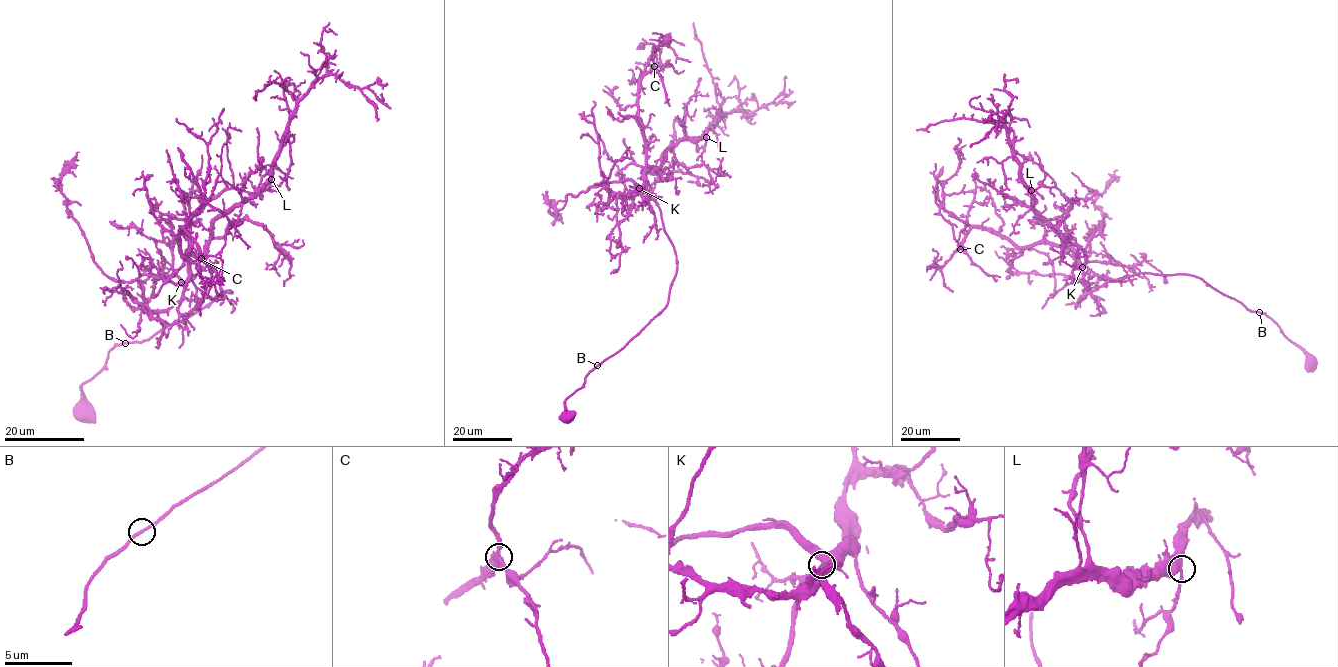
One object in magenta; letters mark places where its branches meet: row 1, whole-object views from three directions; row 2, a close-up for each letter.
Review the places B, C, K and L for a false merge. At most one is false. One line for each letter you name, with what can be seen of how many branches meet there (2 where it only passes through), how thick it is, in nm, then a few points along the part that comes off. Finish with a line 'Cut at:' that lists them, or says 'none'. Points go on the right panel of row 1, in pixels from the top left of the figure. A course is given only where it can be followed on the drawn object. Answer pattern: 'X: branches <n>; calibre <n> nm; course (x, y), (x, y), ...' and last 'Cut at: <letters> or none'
Cut at: none

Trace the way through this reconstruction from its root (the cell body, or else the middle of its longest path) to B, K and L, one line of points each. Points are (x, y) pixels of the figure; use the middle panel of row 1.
B: (566, 418), (565, 401), (583, 385), (586, 375), (597, 365)
K: (566, 418), (565, 401), (586, 375), (668, 302), (674, 248), (658, 204), (646, 186), (639, 188)
L: (566, 418), (565, 401), (586, 375), (668, 302), (675, 250), (644, 173), (681, 140), (706, 137)

